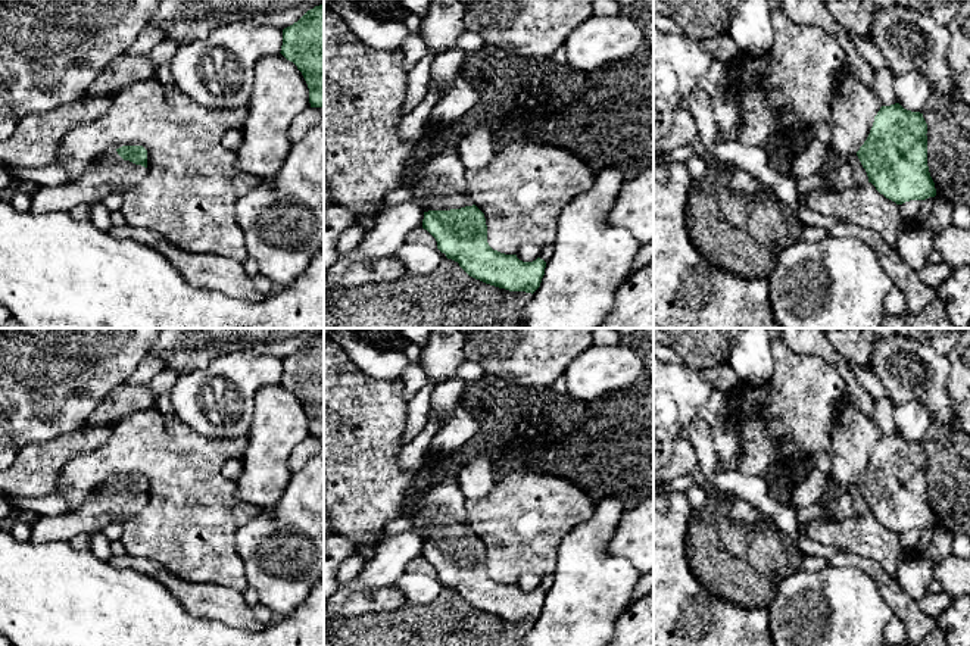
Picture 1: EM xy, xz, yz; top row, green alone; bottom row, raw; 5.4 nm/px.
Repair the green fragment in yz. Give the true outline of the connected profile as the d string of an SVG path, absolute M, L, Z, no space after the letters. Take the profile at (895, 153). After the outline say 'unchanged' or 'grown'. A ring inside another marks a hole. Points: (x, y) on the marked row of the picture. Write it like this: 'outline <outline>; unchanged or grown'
outline M899 103L882 106L864 144L854 156L836 156L836 175L826 178L824 168L798 182L796 193L808 196L817 188L842 191L871 182L886 199L902 205L910 200L926 200L936 196L935 182L927 166L927 124L920 112L904 109Z; grown

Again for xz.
outline M456 149L415 162L406 187L414 191L412 203L424 210L422 228L470 277L509 291L533 294L540 287L543 259L523 262L489 246L486 218L470 197Z; grown

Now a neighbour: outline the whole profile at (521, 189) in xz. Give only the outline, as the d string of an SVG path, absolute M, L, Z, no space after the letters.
M484 127L461 138L456 150L465 166L470 197L484 213L487 243L505 255L517 255L525 243L539 247L555 243L561 212L595 182L593 169L573 152L530 141L499 144Z

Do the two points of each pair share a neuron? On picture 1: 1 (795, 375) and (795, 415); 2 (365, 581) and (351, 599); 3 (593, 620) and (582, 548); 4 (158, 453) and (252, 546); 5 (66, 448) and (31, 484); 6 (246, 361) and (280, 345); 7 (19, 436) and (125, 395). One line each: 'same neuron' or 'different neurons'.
1: same neuron
2: different neurons
3: same neuron
4: different neurons
5: same neuron
6: different neurons
7: different neurons

